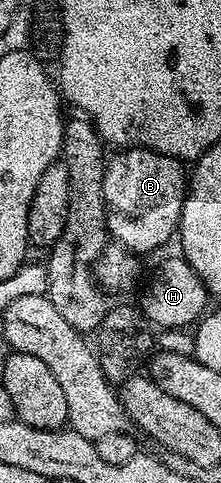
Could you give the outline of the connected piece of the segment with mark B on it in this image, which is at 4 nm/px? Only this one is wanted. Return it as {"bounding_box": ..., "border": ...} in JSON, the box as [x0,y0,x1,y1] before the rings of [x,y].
{"bounding_box":[103,147,187,256],"border":[[[128,147],[114,154],[106,161],[103,176],[107,234],[116,245],[144,256],[178,233],[187,193],[187,170],[181,167],[180,159],[145,147]]]}

